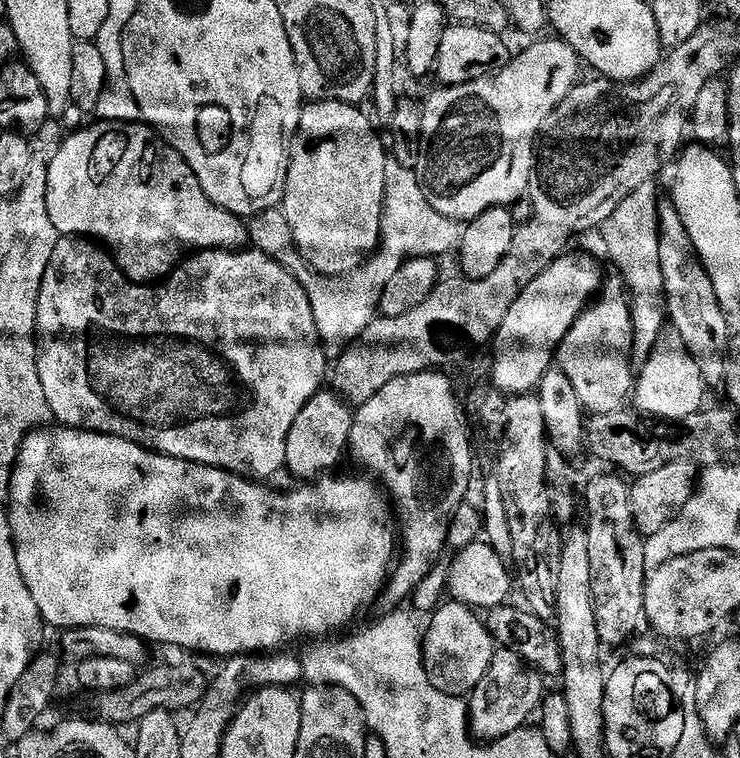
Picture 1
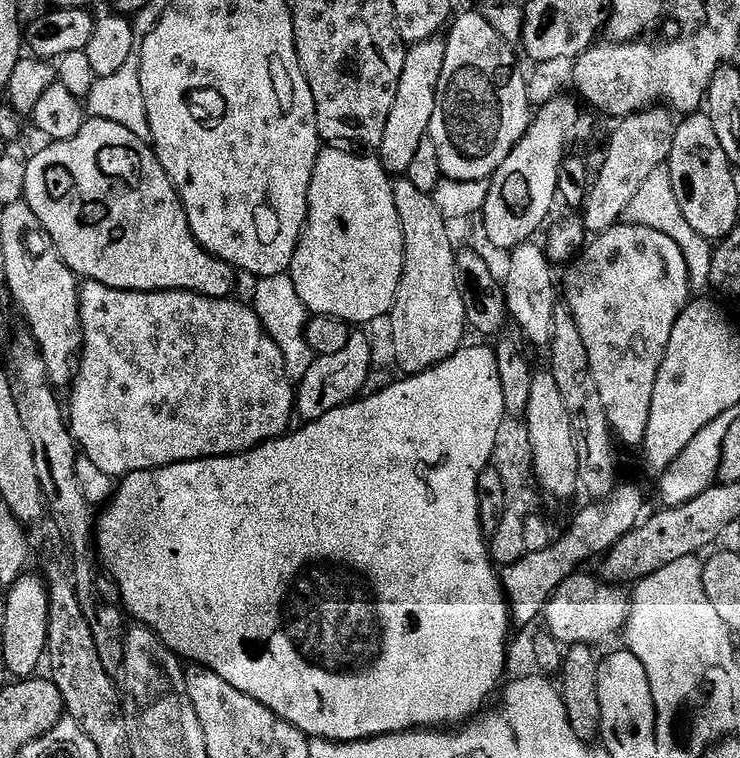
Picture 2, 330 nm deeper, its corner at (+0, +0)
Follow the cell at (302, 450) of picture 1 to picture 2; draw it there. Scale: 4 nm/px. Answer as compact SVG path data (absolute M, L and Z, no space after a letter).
M349 335L346 346L334 354L317 356L316 361L306 370L295 389L295 411L301 421L317 420L330 410L338 410L344 404L350 404L365 391L364 383L372 372L372 344L364 336Z

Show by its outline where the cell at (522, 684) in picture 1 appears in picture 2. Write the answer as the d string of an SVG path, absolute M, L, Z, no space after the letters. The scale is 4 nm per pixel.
M577 574L566 578L562 586L548 600L542 613L543 627L555 640L565 645L585 643L597 646L611 636L619 637L628 625L628 615L632 609L629 593L623 587L613 586L599 575Z

